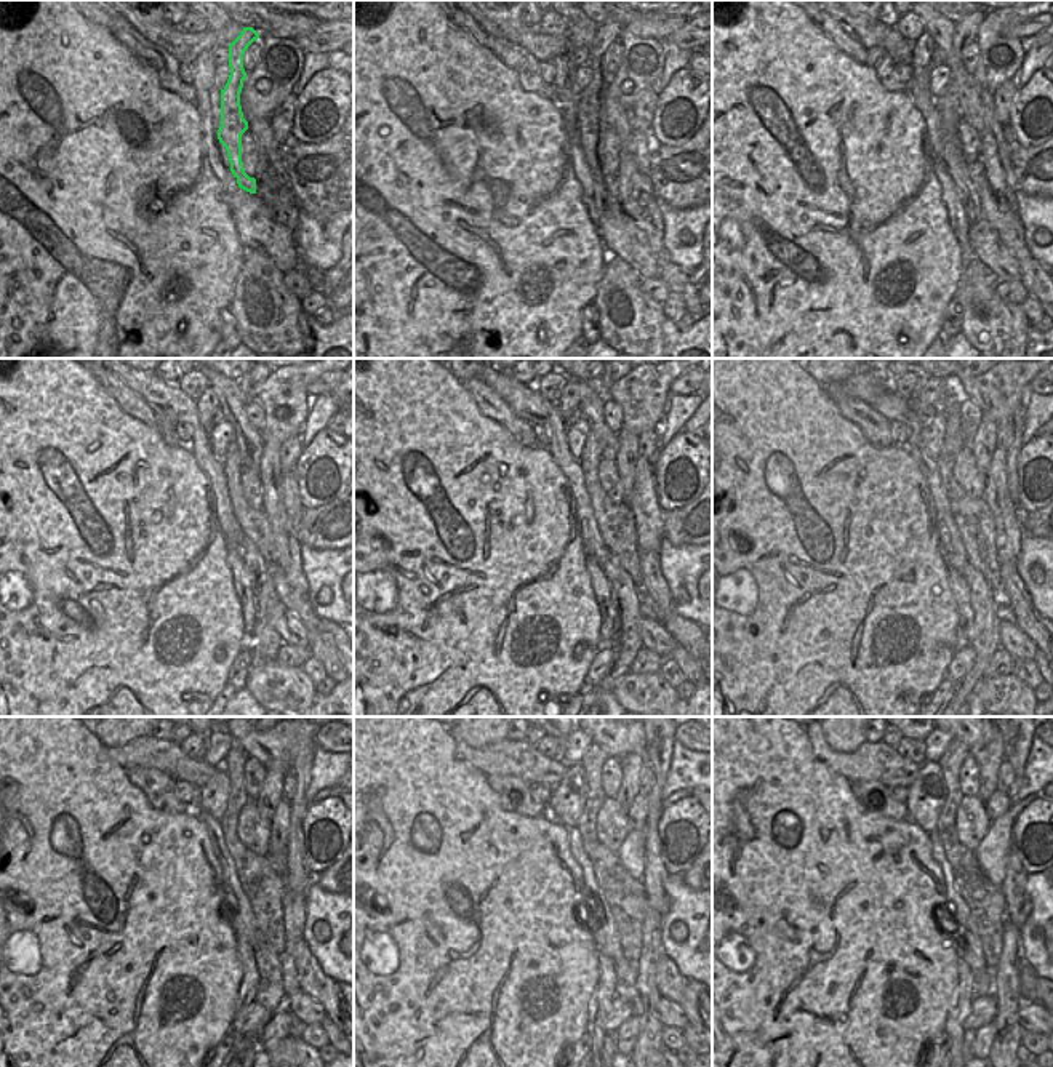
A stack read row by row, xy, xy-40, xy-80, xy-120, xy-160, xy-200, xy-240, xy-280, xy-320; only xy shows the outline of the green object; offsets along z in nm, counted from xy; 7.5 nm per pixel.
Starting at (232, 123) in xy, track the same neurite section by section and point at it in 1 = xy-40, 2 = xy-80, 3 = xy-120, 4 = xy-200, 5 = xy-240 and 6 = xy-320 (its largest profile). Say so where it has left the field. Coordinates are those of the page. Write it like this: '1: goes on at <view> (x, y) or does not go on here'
1: goes on at xy-40 (588, 104)
2: goes on at xy-80 (948, 104)
3: goes on at xy-120 (264, 639)
4: goes on at xy-200 (984, 602)
5: goes on at xy-240 (271, 994)
6: goes on at xy-320 (981, 981)

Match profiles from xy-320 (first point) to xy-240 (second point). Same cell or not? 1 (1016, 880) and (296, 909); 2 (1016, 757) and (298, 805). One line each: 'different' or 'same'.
1: different
2: same

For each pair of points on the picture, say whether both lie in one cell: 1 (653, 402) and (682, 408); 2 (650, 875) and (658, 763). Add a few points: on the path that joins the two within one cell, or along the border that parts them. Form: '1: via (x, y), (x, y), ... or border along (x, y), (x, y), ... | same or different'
1: border along (671, 395), (668, 411), (656, 427) | different
2: via (652, 848), (652, 815), (656, 791) | same

